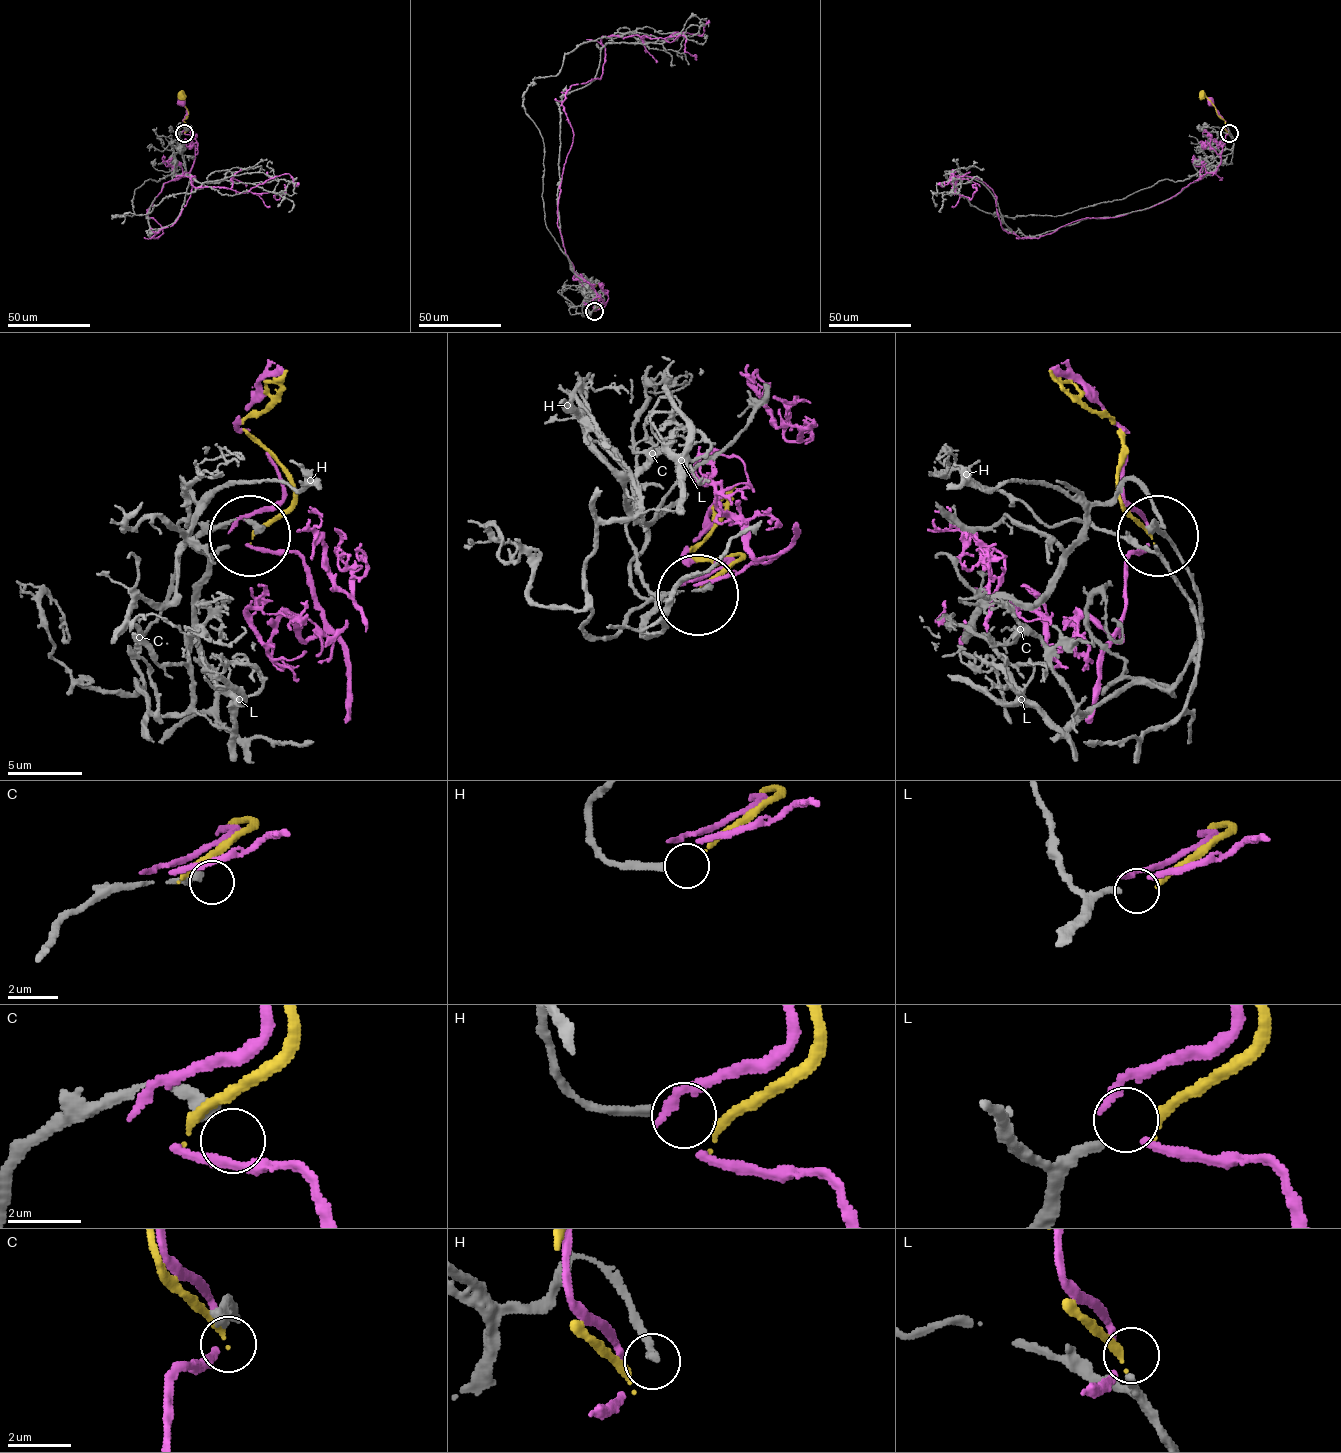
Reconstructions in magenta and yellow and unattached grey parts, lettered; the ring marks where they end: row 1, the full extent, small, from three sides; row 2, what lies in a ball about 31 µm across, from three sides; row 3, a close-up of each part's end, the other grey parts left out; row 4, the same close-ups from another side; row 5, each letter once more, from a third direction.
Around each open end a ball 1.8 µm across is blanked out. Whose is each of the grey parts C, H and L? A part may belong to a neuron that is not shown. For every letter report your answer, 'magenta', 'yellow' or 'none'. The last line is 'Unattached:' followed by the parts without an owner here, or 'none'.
C: none
H: none
L: yellow
Unattached: C, H

